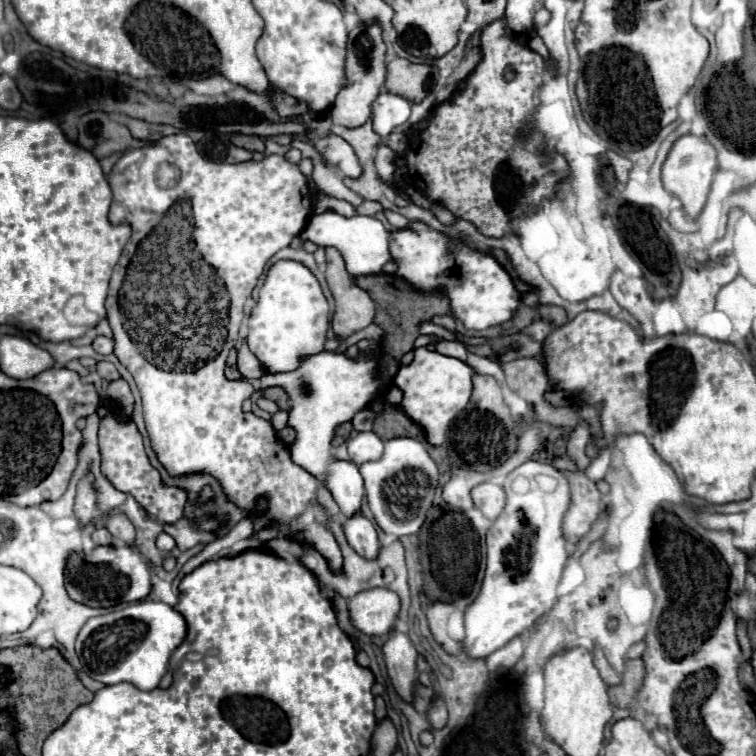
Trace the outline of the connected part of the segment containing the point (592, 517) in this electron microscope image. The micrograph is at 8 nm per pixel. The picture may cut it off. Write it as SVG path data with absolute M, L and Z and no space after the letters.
M562 470L562 474L570 484L570 508L562 520L562 532L570 544L576 544L600 514L600 492L582 470Z

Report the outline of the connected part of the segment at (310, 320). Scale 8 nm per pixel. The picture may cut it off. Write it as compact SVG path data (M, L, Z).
M280 260L270 266L266 282L260 288L260 298L252 308L248 320L248 348L260 360L266 372L292 372L298 364L312 354L324 350L330 308L314 274L300 262Z

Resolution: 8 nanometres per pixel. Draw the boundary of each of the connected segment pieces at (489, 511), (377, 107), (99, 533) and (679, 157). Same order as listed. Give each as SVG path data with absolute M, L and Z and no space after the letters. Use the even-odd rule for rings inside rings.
M484 482L484 484L478 484L474 490L472 490L472 500L476 504L476 508L490 520L496 520L506 504L506 494L504 490L498 486L498 484L492 484L492 482Z
M384 92L372 104L372 124L374 132L388 136L396 126L404 124L410 116L410 102L402 96Z
M96 528L92 534L92 540L96 546L112 546L116 544L116 540L112 538L112 534L106 528Z
M688 134L678 138L676 144L672 146L662 168L662 182L664 188L682 202L684 214L688 218L696 218L706 204L706 196L710 192L714 172L716 172L716 150L712 148L712 144Z

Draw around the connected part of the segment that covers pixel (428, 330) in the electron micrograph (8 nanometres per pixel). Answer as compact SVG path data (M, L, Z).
M424 322L422 328L420 328L420 332L422 332L422 334L434 334L434 336L444 338L444 340L454 340L454 336L452 336L450 332L446 332L444 328L440 328L440 326L432 324L432 322Z

